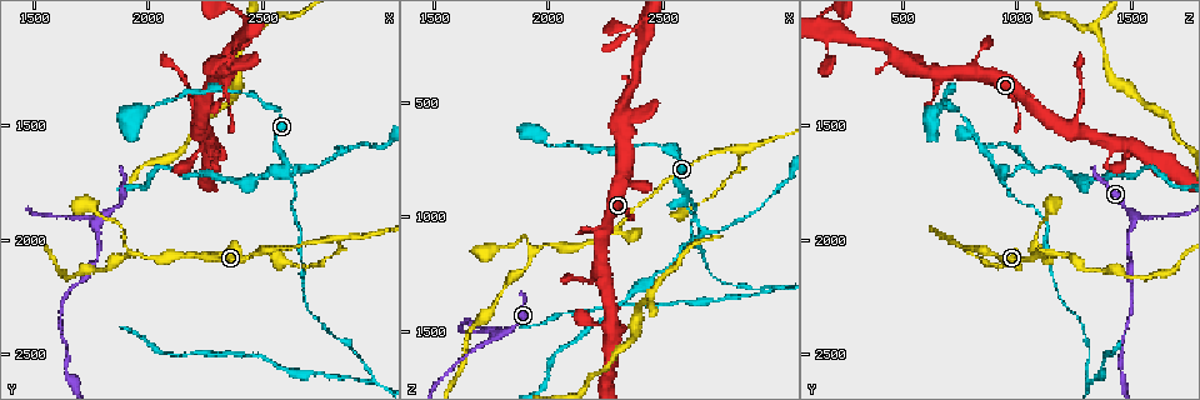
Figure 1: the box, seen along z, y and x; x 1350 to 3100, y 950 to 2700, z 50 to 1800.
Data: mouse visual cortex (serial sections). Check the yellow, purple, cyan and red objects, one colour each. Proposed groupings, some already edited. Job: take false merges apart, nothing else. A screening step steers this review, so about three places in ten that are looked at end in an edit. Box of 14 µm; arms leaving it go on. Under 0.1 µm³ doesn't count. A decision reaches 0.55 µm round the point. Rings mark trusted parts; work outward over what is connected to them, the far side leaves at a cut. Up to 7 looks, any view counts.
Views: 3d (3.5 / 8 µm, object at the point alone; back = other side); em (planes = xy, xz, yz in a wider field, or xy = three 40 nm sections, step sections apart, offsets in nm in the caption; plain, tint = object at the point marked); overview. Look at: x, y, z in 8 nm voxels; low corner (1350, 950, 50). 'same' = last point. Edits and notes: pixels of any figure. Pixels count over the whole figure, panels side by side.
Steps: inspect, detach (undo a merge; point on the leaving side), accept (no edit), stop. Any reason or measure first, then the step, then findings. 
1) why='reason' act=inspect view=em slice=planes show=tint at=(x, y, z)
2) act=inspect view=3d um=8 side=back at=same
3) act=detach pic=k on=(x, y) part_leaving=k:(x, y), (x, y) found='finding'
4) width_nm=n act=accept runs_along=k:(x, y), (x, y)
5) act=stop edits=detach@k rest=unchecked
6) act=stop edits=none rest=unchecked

why='three-way junction' act=inspect view=3d um=8 at=(2220, 1490, 1260)

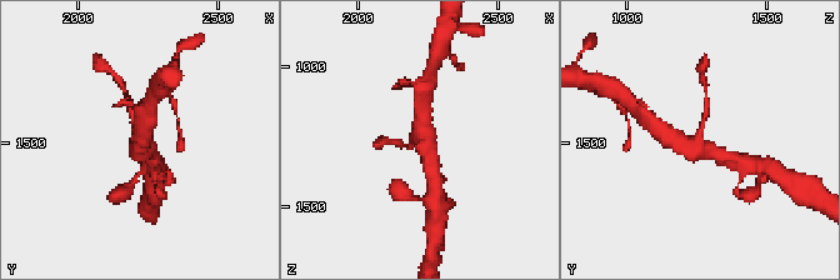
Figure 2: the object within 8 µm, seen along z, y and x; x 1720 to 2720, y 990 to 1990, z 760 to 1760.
act=inspect view=em slice=xy step=1 show=tint at=(2210, 1480, 1240)

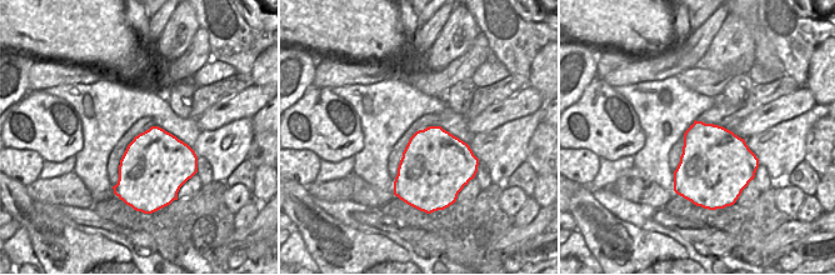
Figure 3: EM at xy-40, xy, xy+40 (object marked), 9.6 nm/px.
width_nm=550 act=detach pic=2 on=(706, 111) part_leaving=2:(700, 129), (708, 110), (703, 80) found='a second cell is stuck on'

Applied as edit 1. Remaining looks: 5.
why='side arm on a straight run' act=inspect view=3d um=3.5 at=(2820, 2010, 700)

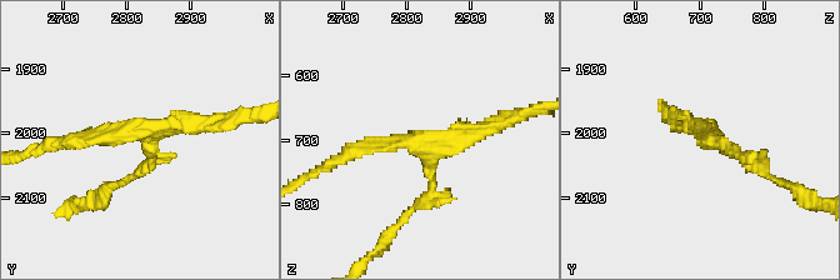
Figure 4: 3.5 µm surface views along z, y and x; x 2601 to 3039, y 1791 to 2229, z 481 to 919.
why='shape alone is not enough' act=inspect view=em slice=xy step=5 show=tint at=(2820, 1995, 705)

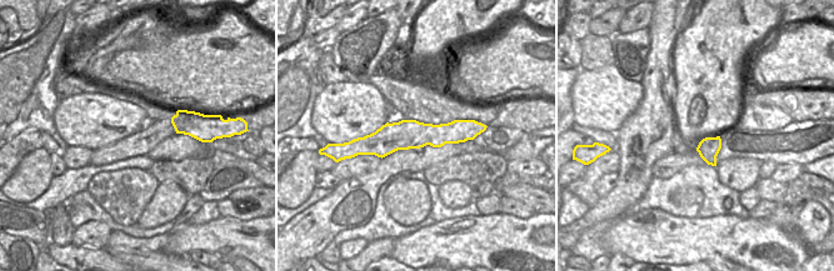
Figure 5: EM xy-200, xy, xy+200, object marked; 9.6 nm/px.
why='another direction' act=inspect view=em slice=xy step=3 show=tint at=same

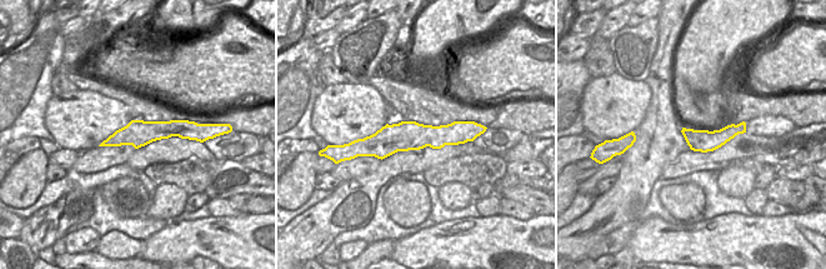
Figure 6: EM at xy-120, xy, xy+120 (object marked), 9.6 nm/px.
width_nm=280 act=accept runs_along=4:(341, 160), (414, 141), (433, 158), (421, 201) found='continuous, no second cell'

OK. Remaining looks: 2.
act=stop edits=detach@2 rest=unchecked

